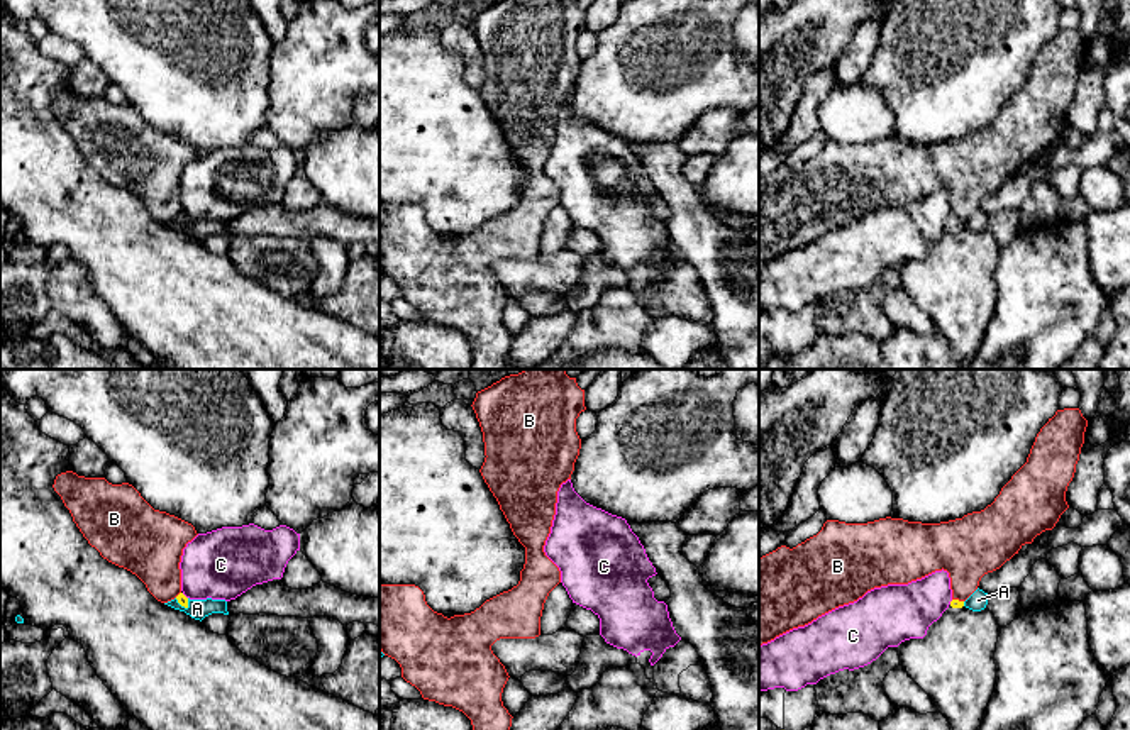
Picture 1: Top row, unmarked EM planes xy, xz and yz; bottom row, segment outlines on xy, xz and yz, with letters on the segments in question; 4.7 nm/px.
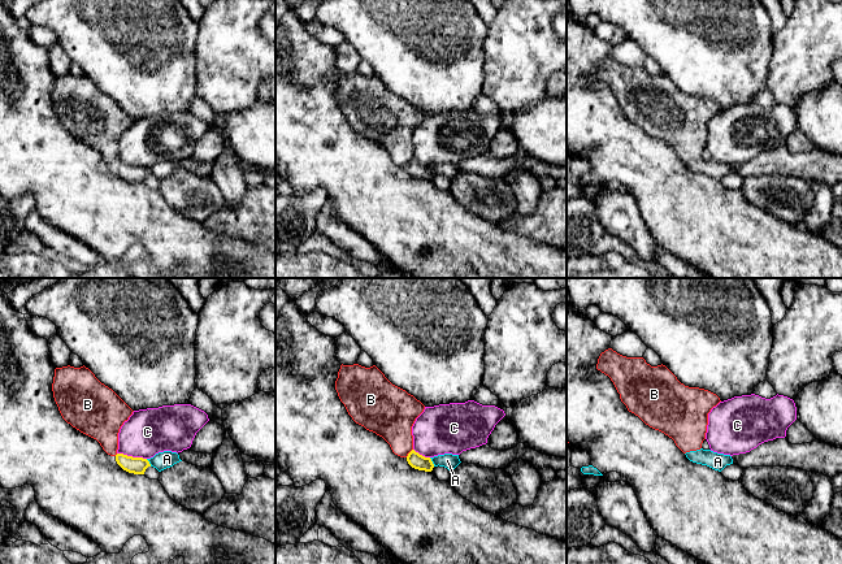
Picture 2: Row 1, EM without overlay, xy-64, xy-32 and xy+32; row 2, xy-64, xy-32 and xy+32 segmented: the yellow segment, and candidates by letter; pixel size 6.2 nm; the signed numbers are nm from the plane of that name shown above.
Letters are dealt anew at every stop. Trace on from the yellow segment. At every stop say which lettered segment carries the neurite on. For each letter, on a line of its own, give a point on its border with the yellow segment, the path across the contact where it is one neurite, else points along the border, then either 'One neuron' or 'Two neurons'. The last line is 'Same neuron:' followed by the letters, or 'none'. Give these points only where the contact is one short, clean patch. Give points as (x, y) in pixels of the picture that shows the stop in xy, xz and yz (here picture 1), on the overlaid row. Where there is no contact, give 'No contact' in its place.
A: Touches yellow at xy (182, 605). Boundary: xy (175, 598), (188, 607). Two neurons
B: Touches yellow at yz (958, 600). Boundary: yz (952, 598), (963, 602). Two neurons
C: Touches yellow at xy (185, 597). Two neurons
Same neuron: none

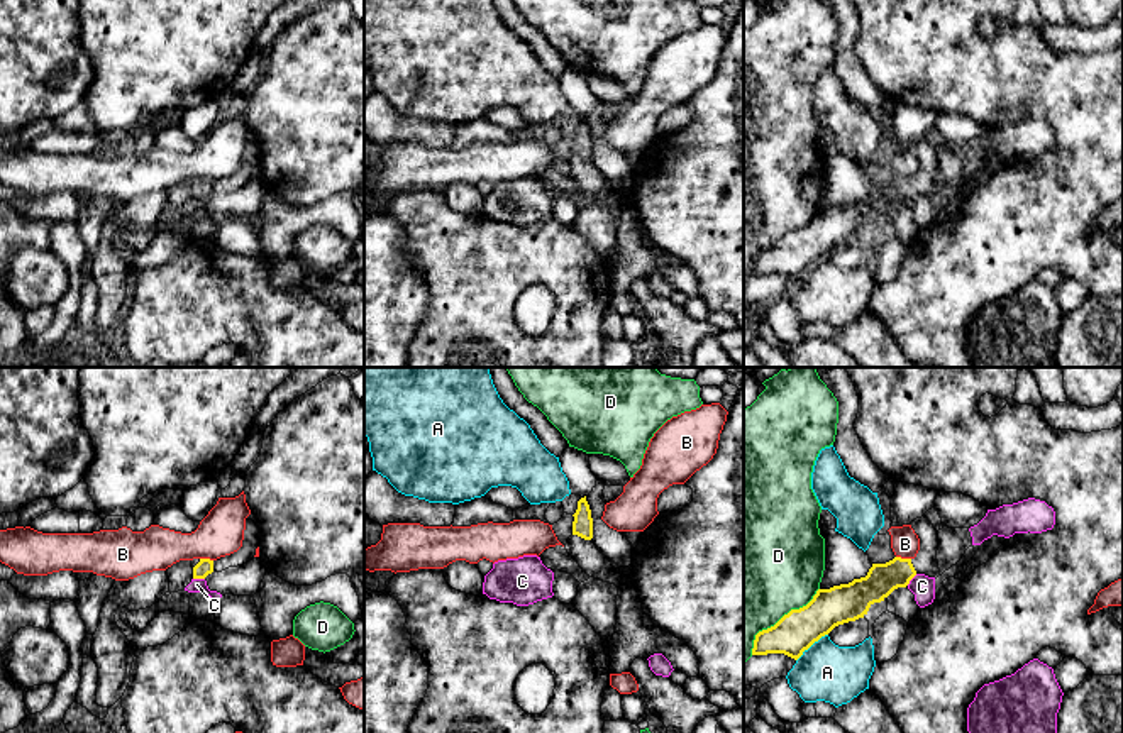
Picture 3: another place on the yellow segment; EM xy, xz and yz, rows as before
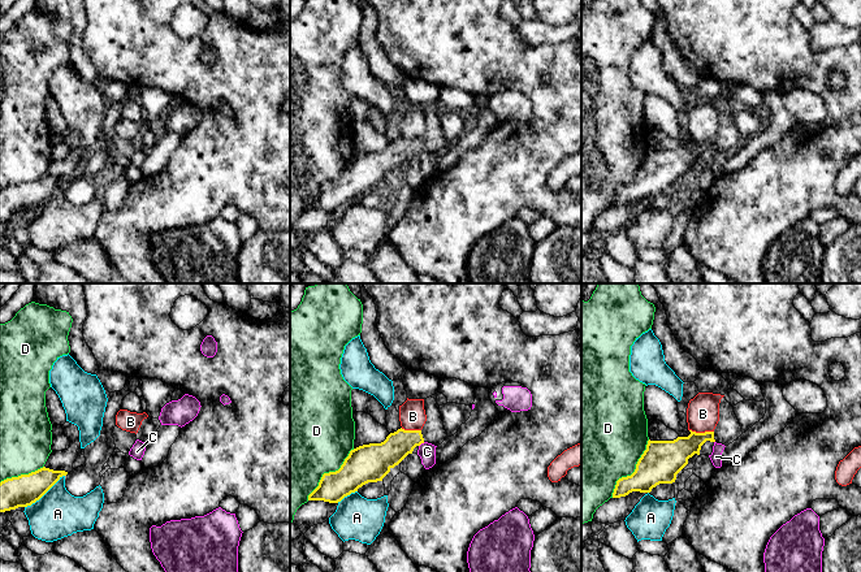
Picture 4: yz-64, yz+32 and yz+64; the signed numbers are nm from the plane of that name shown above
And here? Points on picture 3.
A: Touches yellow at yz (810, 645). Boundary: yz (827, 633), (815, 640), (796, 661). Two neurons
B: Touches yellow at yz (903, 559). Two neurons
C: Touches yellow at xy (199, 578). Boundary: xy (193, 578), (204, 579). Two neurons
D: Touches yellow at yz (781, 618). Two neurons
Same neuron: none

